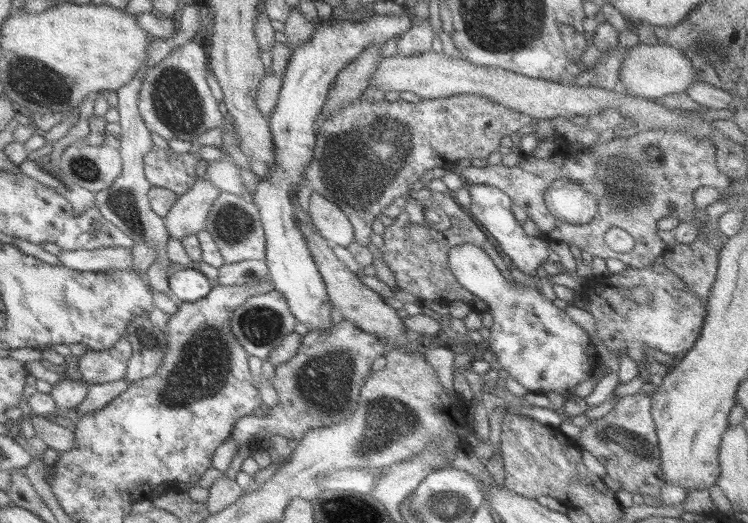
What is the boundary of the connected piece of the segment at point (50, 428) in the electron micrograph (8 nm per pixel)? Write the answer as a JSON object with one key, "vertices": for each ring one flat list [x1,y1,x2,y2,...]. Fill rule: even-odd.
{"vertices":[[30,413,23,418,32,423,36,437,47,444,48,448,52,448,58,453,68,452,70,448,74,448,75,435,72,430,59,426,44,416,38,416,38,414]]}

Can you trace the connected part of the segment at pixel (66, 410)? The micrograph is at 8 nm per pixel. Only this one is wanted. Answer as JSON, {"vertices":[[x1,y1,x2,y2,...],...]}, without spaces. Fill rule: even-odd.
{"vertices":[[79,377,66,378,53,385,50,396,54,400,55,416,67,416,80,404,88,393,88,384]]}

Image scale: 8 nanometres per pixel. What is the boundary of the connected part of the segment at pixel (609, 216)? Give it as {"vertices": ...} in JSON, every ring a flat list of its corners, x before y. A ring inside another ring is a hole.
{"vertices":[[652,129,647,131,640,131,635,136,629,137,622,137,618,138,616,140,610,140,610,142,604,142,596,143,593,146,586,147,583,144,580,143,579,139,571,140,569,144,564,144,564,150,556,150,556,138,546,138,545,140,539,140,538,146,534,148,534,151,530,153,529,155,525,155,523,157,523,163,519,164,516,168,508,168,508,166,504,166,502,163,498,164,498,166,491,166,486,163,486,165,481,166,479,168,476,168,474,166,468,166,468,168,462,168,458,165,458,163,450,164,448,169,451,172,454,172,455,174,458,174,460,178,462,178,462,181,466,182,468,185,485,185,488,187,496,188,497,190,500,190,501,192,504,192,506,196,508,196,511,199,511,202,524,209,526,211,526,214,528,215,528,219,530,219,534,224,538,227,538,230,540,232,544,232,544,234,548,234,552,240,556,240,558,242,566,242,566,244,569,244,572,246,578,246,580,250,584,250,584,252,588,252,588,254,591,254,593,257,596,258,603,258,607,259,614,256,619,256,620,253,614,252,608,245,606,244,606,241,604,241,604,234,610,230,612,227,618,227,622,230,626,230,626,232,630,233,632,237,634,238,636,244,634,244,633,250,634,254,636,254,636,257,640,256,642,258,642,262,654,262,656,260,657,256,660,256,663,254,664,248,666,244,658,237,657,232,657,222,661,219,664,219,665,217,678,217,681,222,684,222,685,220,690,220,695,216,695,210,693,204,693,194,694,192,700,188,700,186,706,186,706,187,712,187,715,189,727,189,729,186,731,180,726,177,718,168,717,168,717,161,716,161,716,154,717,149,716,146,712,142,707,142,707,140,699,141,693,134,689,134,689,132,679,132,678,129],[650,146,656,146,661,153,661,156,658,157,652,157,649,153,649,147],[565,179,569,182,574,182,575,184,578,184,583,190,586,190,592,194,594,197,595,202,597,203,597,214,595,215,595,218,588,222,588,224,584,225,572,225,567,223,560,223,558,222,553,215,551,215,548,212,548,209,546,208,546,205,543,202,543,195,546,192,546,190,550,187,550,184,552,182,555,182,556,180]]}

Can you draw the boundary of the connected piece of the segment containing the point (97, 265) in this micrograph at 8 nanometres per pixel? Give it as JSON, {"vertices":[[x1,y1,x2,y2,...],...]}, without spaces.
{"vertices":[[110,247,85,251,60,251,58,255,62,266,77,270,106,273,108,270,131,268,132,249]]}

